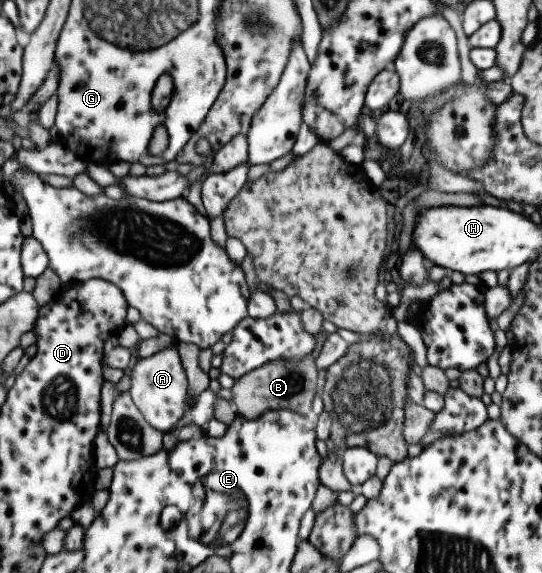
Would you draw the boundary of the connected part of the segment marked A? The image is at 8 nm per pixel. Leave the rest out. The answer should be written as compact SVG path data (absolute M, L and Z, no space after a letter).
M176 345L166 347L149 358L141 358L132 368L130 396L151 427L167 433L183 417L188 407L188 379Z

